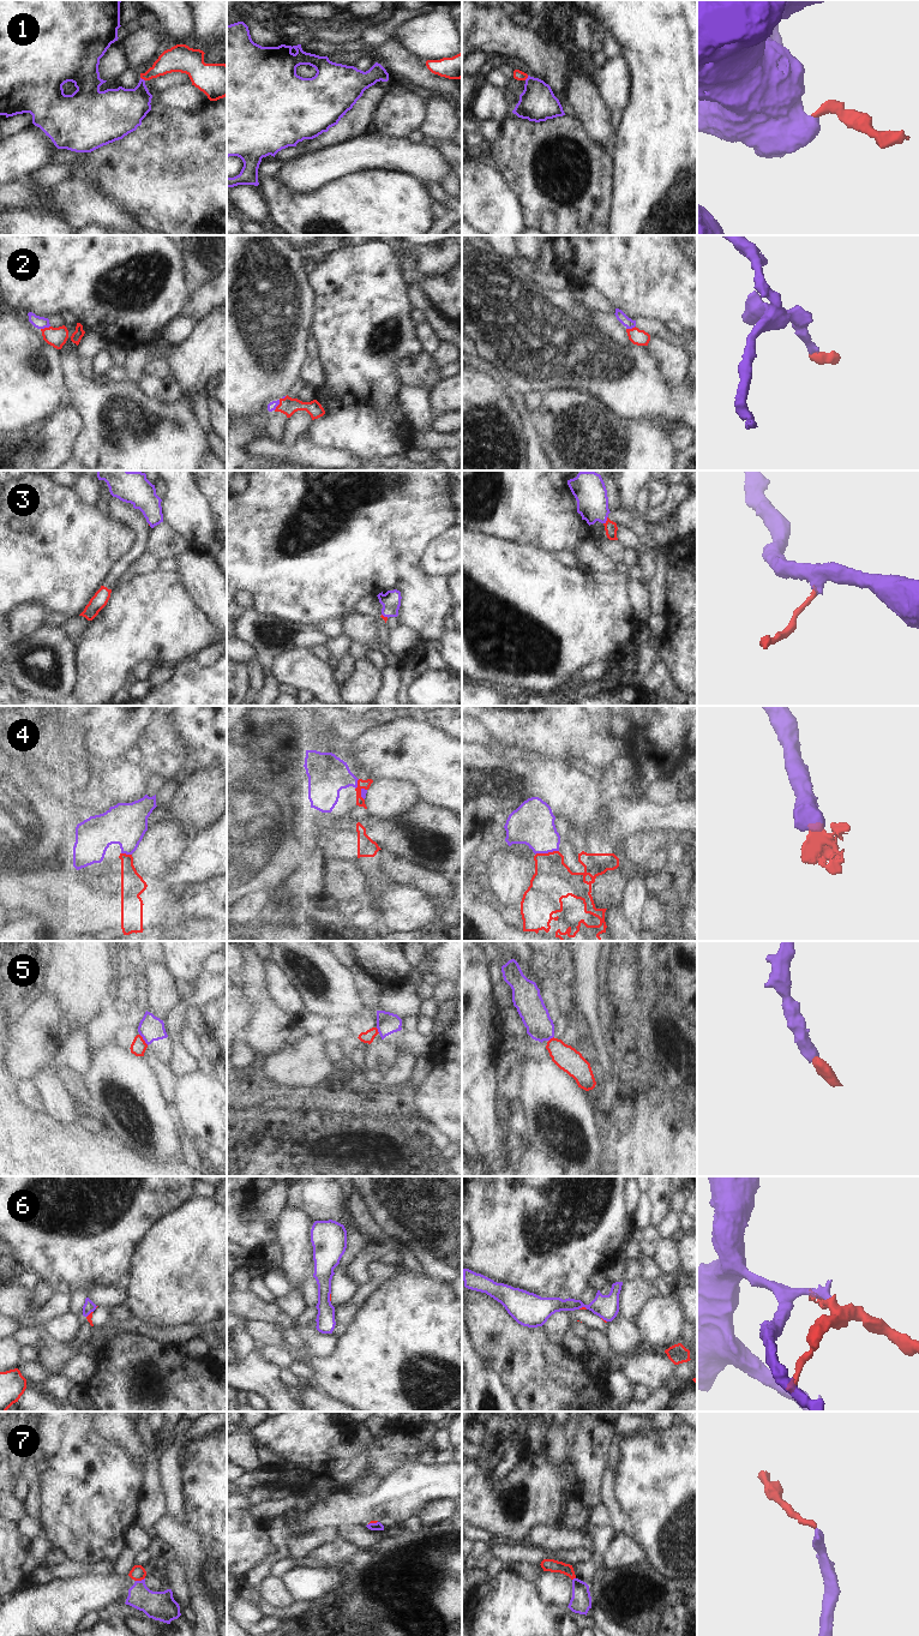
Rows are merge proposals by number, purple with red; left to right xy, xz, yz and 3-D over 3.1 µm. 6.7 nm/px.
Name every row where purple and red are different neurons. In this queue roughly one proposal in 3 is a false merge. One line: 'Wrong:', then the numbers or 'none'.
Wrong: 1, 4, 5, 6

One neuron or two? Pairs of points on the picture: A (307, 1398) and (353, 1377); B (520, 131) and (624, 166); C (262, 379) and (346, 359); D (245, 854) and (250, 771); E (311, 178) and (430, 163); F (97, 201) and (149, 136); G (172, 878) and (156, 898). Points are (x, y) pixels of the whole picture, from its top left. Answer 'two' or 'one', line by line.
A: two
B: two
C: two
D: two
E: one
F: two
G: two

